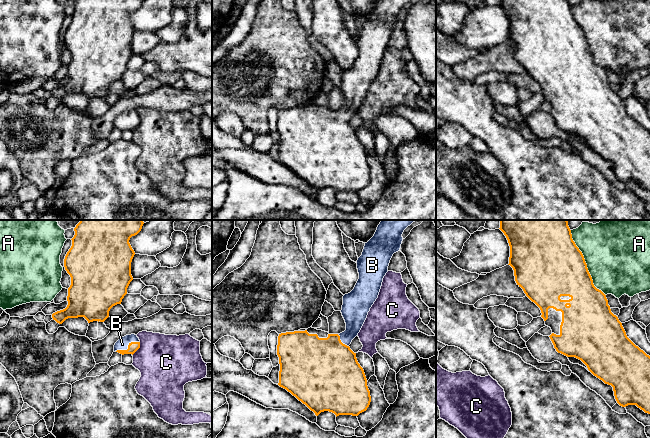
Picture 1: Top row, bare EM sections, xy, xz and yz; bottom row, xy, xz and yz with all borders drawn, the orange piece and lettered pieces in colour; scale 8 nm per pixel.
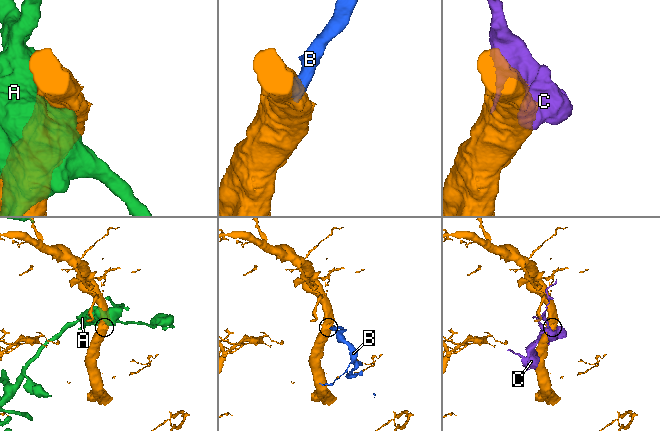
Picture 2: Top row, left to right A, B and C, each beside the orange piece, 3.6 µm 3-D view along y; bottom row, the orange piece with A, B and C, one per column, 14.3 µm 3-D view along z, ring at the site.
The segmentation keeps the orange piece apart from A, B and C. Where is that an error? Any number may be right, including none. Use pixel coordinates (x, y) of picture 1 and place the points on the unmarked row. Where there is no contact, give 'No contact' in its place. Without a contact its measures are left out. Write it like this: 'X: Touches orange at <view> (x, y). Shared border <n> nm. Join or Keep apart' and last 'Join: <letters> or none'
A: Touches orange at yz (585, 39). Shared border 600 nm. Keep apart
B: Touches orange at xy (128, 123). Shared border 200 nm. Join
C: Touches orange at xy (138, 124). Shared border 130 nm. Keep apart
Join: B

